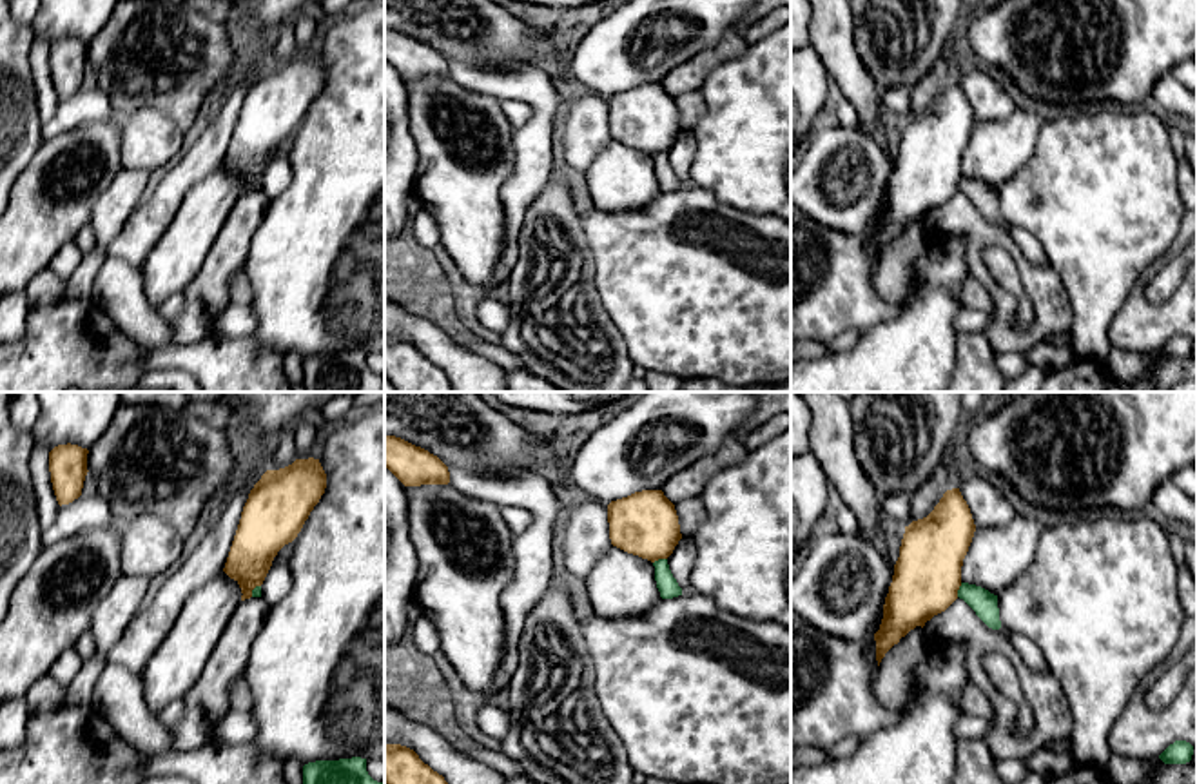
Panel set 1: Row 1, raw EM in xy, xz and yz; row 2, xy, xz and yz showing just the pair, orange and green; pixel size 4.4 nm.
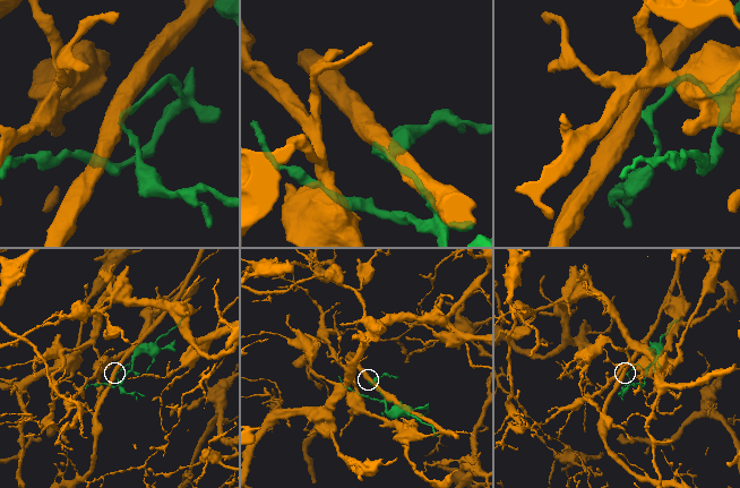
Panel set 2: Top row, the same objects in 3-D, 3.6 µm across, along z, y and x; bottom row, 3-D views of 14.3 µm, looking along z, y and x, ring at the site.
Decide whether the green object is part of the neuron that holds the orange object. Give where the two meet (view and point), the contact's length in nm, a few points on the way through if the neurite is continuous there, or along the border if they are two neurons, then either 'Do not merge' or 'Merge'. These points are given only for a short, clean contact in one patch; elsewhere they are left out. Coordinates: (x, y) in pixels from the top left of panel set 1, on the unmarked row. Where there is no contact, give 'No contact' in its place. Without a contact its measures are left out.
Touches orange at xz (659, 151). Shared border 70 nm. Boundary: xz (666, 151), (659, 151), (653, 156). Do not merge

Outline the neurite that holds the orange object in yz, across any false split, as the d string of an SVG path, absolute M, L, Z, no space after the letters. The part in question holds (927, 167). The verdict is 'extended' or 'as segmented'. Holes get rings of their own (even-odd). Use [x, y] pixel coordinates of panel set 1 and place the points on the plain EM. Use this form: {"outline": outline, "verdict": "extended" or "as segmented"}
{"outline": "M959 82L947 83L934 103L905 120L900 151L874 227L878 260L916 220L945 205L961 180L961 160L976 118Z", "verdict": "as segmented"}

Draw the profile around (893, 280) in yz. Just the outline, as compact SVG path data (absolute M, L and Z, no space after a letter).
M916 220L885 247L878 260L872 272L872 289L894 309L914 296L912 267L923 250L925 238L923 221Z

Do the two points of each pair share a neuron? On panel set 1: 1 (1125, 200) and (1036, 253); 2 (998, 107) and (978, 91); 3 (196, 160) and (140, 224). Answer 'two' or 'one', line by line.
1: two
2: one
3: one

